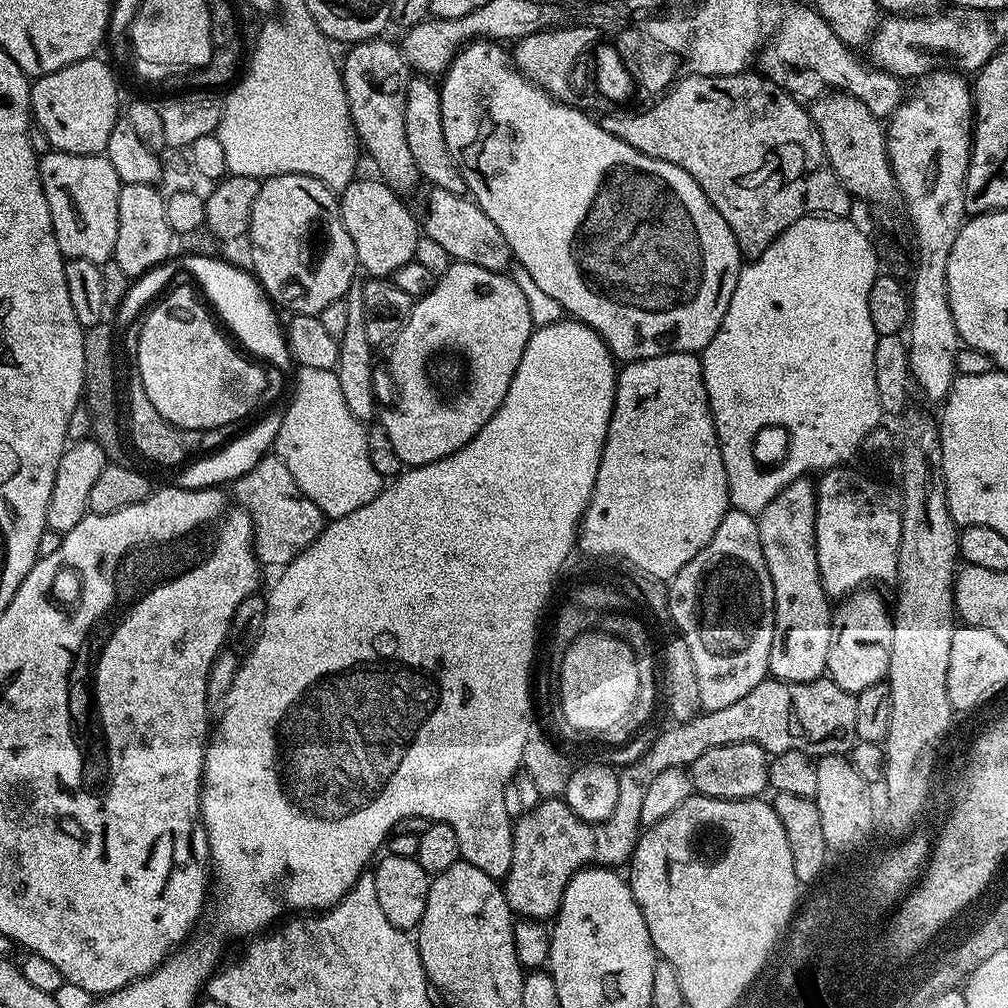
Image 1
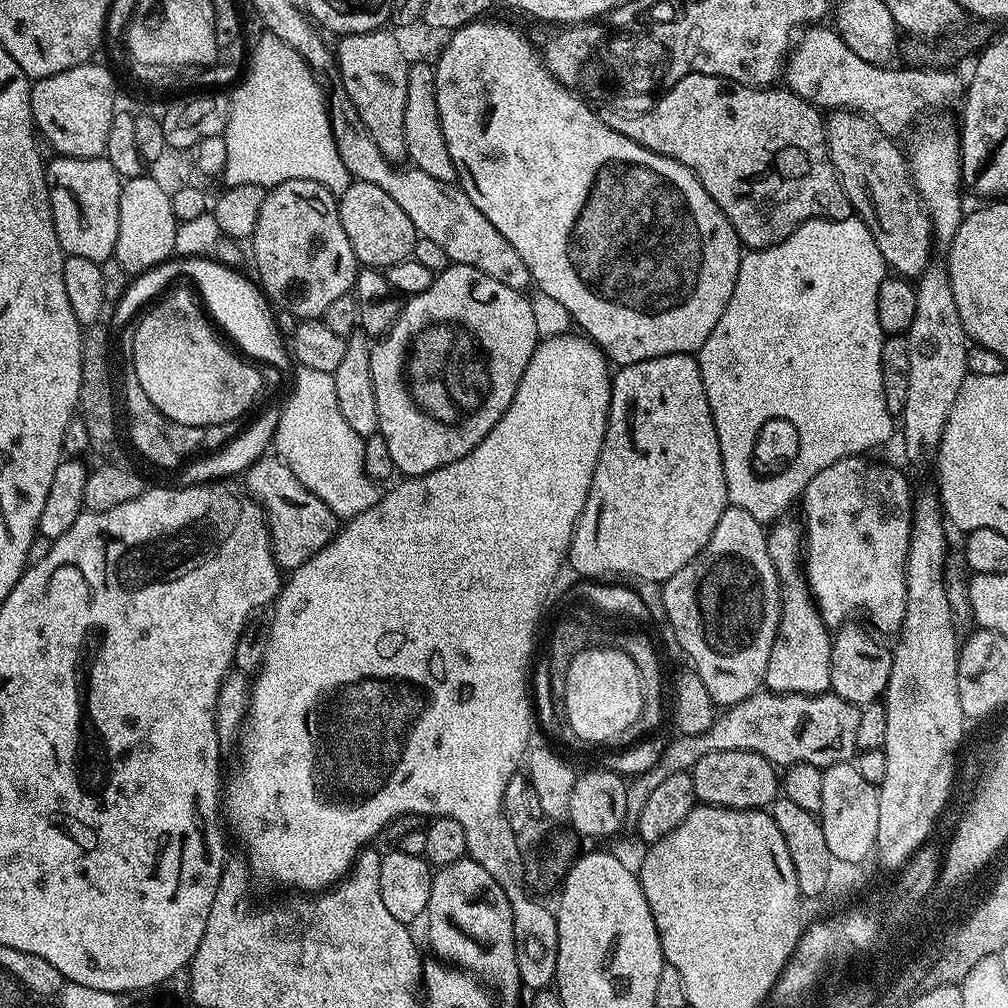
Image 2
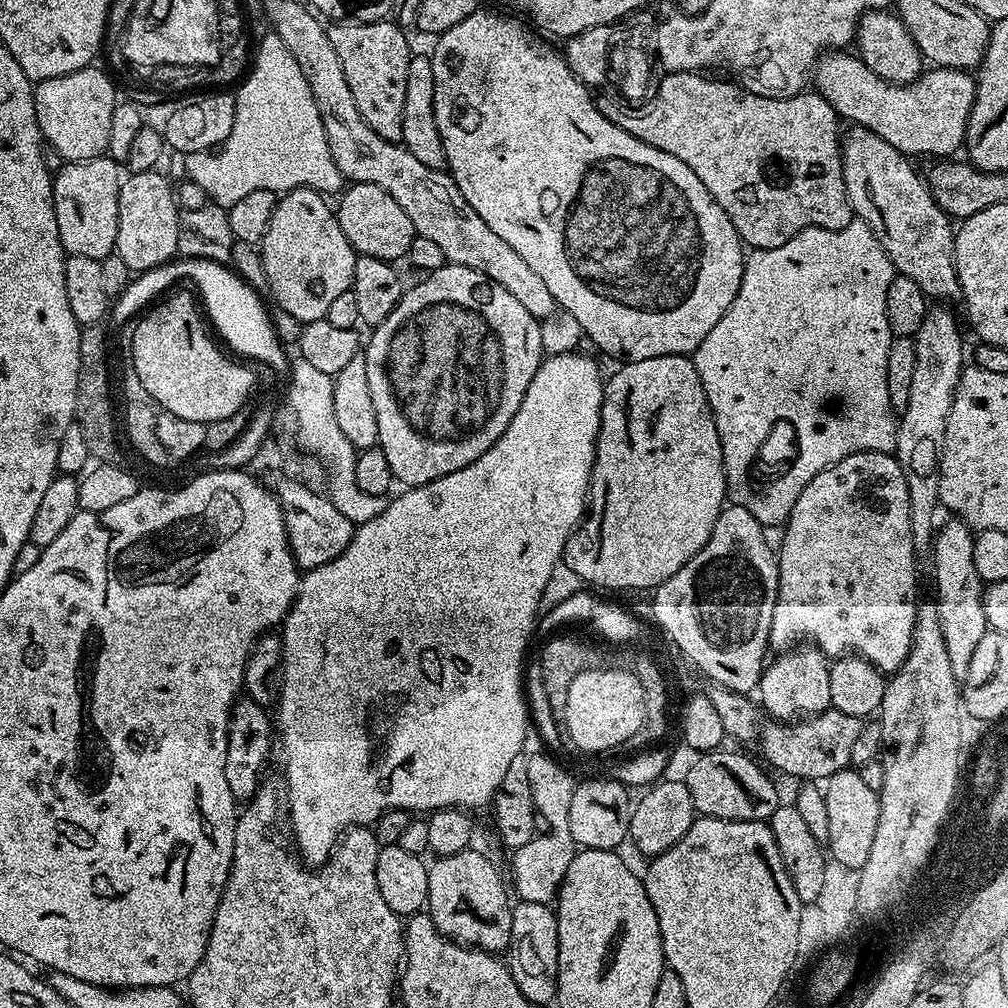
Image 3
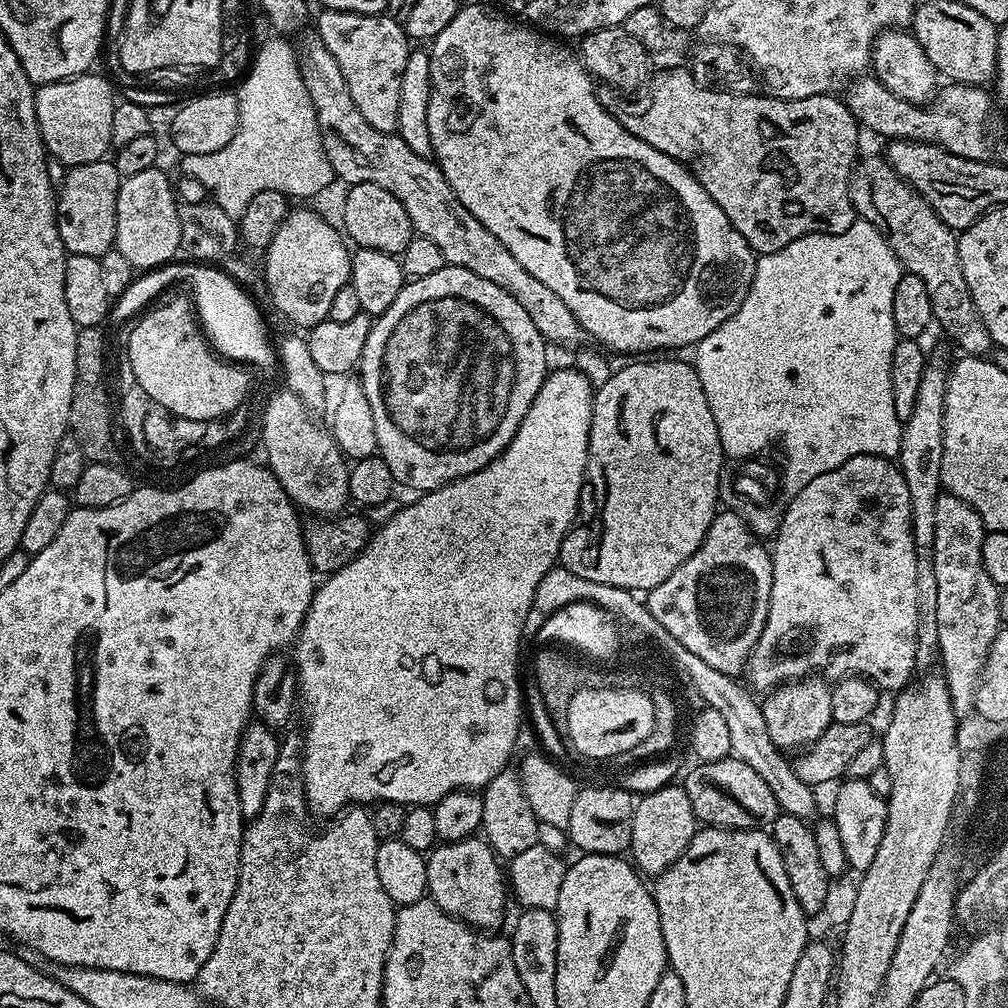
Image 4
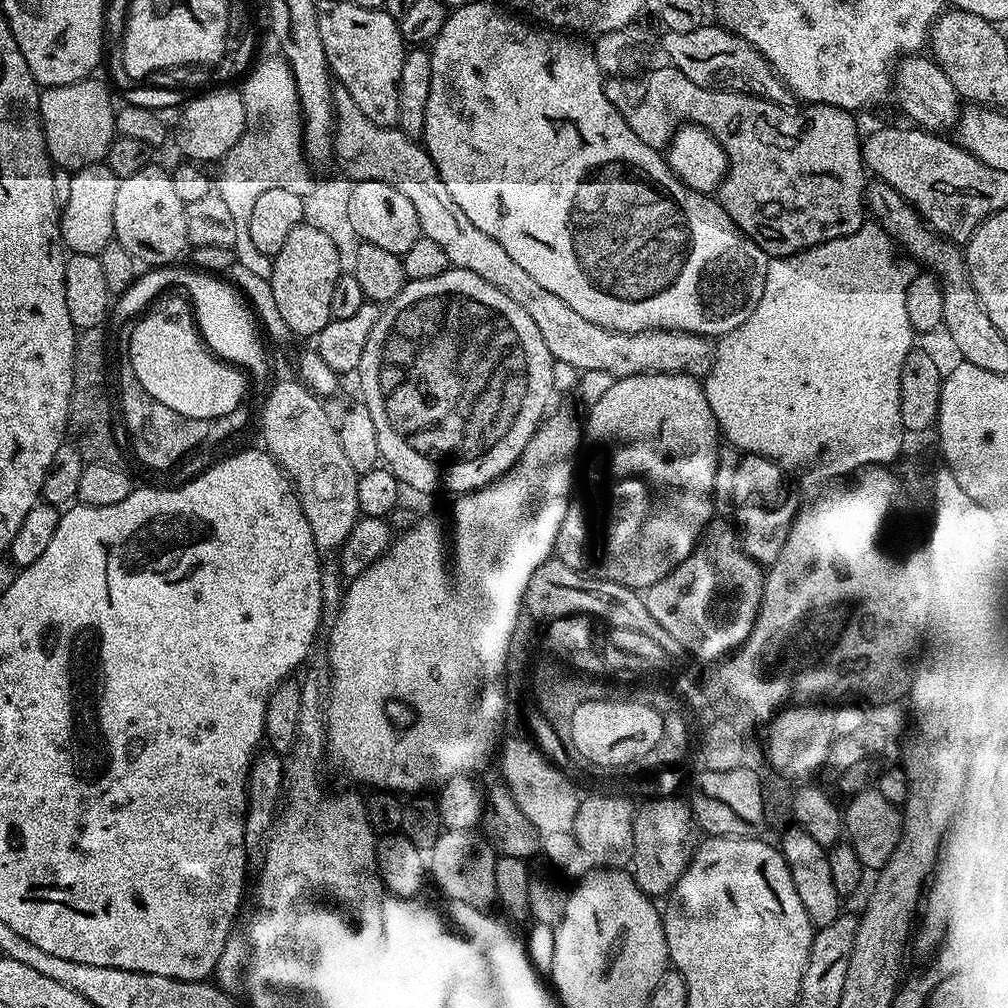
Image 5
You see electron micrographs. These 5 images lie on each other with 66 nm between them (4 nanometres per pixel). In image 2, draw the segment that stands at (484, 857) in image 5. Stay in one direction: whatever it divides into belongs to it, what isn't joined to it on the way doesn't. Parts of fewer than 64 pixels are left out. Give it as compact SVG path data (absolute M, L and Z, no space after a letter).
M465 858L439 869L433 875L430 886L430 902L426 913L427 920L428 944L432 947L431 955L435 959L462 968L465 972L472 973L473 976L479 976L485 984L494 989L495 995L501 1001L504 999L508 1004L519 1002L522 985L518 974L516 947L514 946L512 907L502 886L498 886L498 882L494 882L494 878L490 878L489 872L482 870L482 866L478 866L478 862Z

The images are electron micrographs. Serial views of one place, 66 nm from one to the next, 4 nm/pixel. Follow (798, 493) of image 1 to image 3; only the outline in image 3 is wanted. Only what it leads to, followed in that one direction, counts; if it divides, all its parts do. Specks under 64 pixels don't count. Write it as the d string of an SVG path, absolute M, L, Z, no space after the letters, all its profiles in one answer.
M800 646L787 654L775 657L777 660L767 665L758 685L758 700L763 711L768 712L773 721L792 722L797 718L807 718L828 711L832 707L830 702L830 660L815 646Z

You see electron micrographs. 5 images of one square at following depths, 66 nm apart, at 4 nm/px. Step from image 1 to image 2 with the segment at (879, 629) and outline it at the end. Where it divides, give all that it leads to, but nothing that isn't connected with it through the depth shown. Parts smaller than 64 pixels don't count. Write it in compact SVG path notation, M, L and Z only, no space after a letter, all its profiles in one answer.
M849 622L835 629L830 654L831 692L857 706L877 703L883 697L890 682L892 669L889 649L884 649L879 644L881 641L867 627L864 628L859 628L856 622Z

